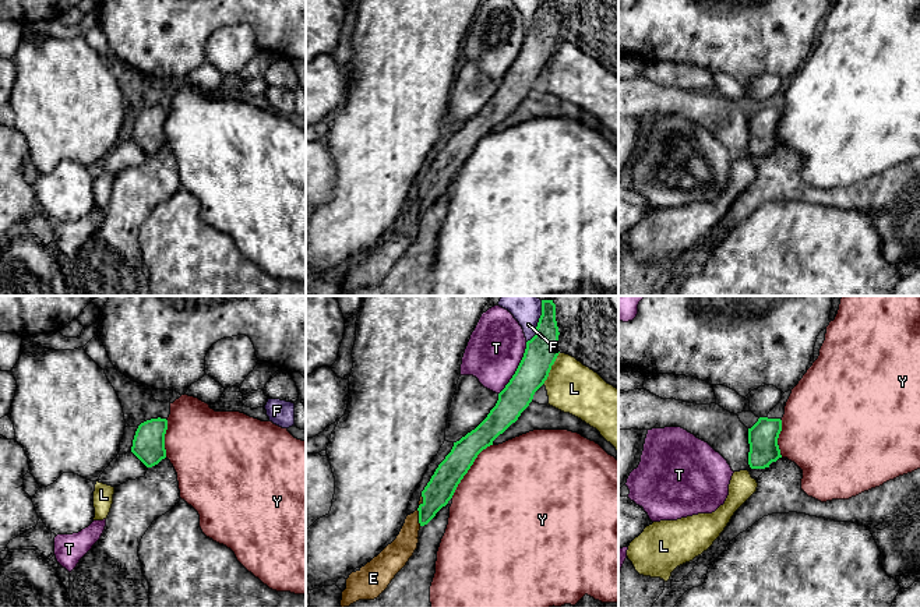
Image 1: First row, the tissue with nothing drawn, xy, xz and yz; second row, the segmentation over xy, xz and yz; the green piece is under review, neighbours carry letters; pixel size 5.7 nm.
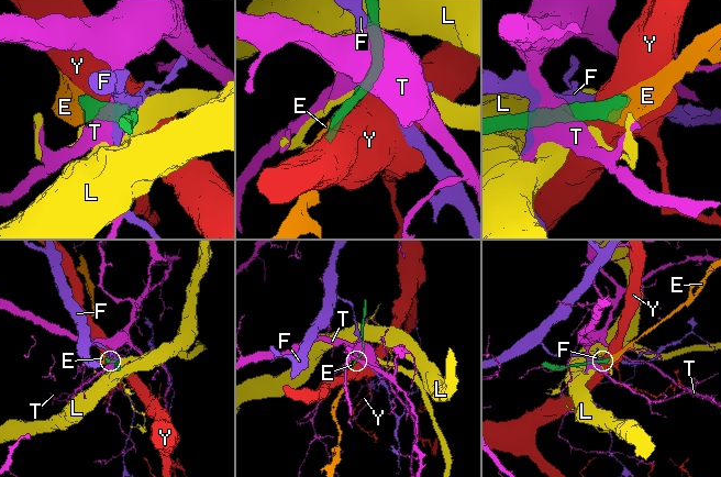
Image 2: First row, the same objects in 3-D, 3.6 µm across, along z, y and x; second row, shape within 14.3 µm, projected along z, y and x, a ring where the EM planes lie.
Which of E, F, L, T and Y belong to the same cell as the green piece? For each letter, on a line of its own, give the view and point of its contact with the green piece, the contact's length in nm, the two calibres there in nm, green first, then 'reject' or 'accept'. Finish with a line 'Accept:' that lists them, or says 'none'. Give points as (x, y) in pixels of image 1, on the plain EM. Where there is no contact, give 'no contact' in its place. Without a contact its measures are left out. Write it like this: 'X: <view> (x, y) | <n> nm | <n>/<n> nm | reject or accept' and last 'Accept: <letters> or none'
E: xz (419, 205) | 100 nm | 160/150 nm | accept
F: xz (536, 16) | 200 nm | 190/100 nm | reject
L: xz (550, 56) | 220 nm | 190/300 nm | reject
T: xz (517, 56) | 340 nm | 190/320 nm | reject
Y: xz (469, 155) | 400 nm | 160/500 nm | reject
Accept: E

